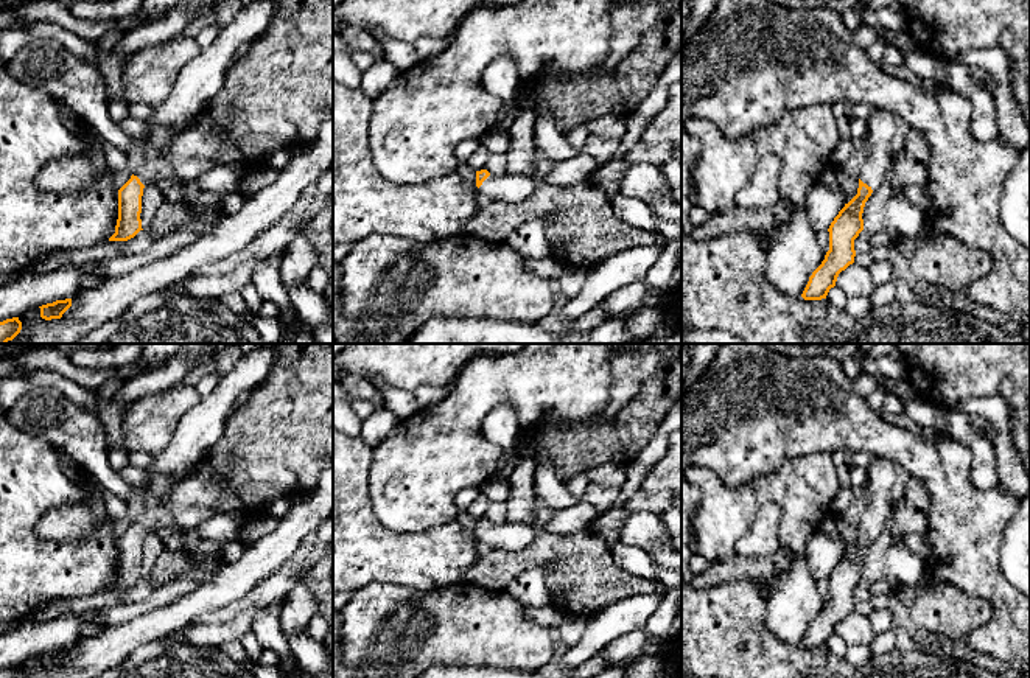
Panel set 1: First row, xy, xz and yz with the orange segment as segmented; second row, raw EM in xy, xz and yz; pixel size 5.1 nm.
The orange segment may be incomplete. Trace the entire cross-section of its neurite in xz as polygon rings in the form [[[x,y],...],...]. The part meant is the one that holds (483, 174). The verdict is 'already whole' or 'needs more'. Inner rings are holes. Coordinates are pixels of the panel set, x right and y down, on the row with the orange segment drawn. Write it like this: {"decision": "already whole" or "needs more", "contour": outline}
{"decision": "needs more", "contour": [[[481,170],[476,171],[476,187],[495,204],[520,204],[532,196],[535,179],[513,173],[493,176],[487,170]]]}

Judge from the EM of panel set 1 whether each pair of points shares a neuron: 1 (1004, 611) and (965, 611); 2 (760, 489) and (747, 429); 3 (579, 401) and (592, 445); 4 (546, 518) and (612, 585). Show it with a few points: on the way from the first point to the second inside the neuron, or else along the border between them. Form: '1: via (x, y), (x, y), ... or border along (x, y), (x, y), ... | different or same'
1: border along (963, 590), (991, 608), (991, 618), (966, 636) | different
2: border along (788, 457), (778, 468), (739, 485), (719, 478) | different
3: border along (602, 411), (578, 420), (548, 423) | different
4: border along (532, 509), (532, 517), (540, 524), (550, 527) | different

